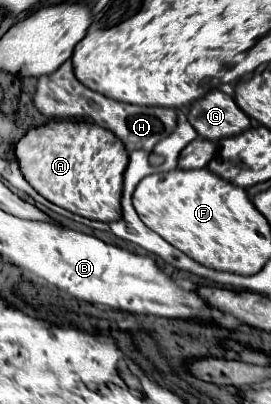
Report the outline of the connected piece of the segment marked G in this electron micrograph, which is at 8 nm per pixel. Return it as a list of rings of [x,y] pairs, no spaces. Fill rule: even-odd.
[[[212,89],[202,99],[194,101],[188,111],[188,121],[198,135],[208,141],[240,135],[250,127],[250,117],[220,89]]]

